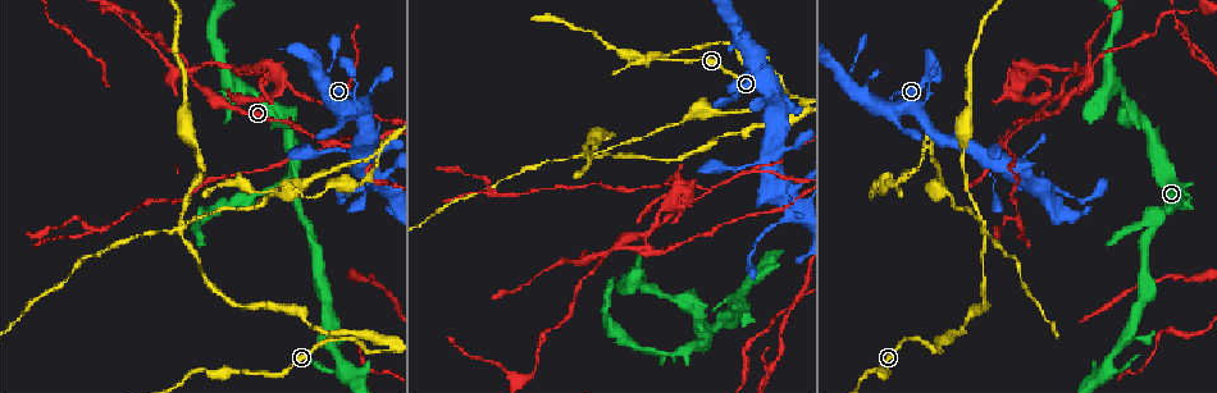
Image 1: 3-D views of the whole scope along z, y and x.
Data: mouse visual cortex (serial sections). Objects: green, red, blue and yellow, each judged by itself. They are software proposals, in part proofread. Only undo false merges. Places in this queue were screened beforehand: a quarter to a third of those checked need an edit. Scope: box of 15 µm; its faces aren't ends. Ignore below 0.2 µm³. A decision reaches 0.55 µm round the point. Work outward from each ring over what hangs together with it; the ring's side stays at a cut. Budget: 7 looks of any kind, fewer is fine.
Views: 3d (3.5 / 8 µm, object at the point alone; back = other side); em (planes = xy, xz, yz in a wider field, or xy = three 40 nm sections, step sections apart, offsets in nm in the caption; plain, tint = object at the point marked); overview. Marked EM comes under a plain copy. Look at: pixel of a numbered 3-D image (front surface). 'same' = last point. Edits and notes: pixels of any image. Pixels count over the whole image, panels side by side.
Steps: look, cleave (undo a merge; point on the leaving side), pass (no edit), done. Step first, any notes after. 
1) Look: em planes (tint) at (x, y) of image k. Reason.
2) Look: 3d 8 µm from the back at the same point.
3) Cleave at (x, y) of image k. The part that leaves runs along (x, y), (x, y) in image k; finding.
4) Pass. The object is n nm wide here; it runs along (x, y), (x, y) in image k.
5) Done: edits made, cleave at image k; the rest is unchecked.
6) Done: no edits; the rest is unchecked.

Look: 3d 8 µm at (675, 353) of image 1.

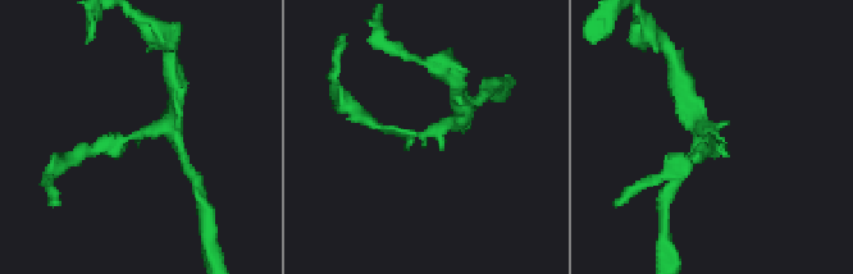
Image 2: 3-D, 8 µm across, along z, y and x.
Look: 3d 3.5 µm from the back at (139, 135) of image 2. Zoom in.

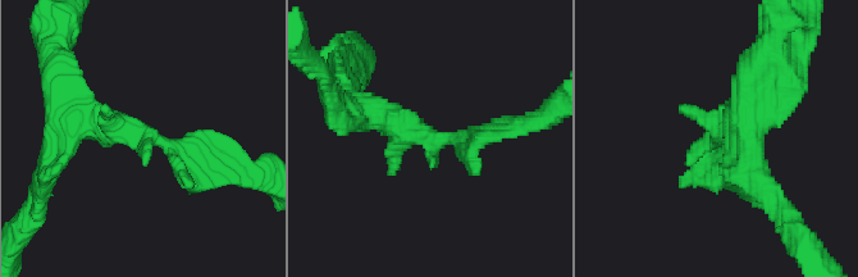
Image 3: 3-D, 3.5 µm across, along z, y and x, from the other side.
Look: em planes (tint) at (424, 132) of image 3.

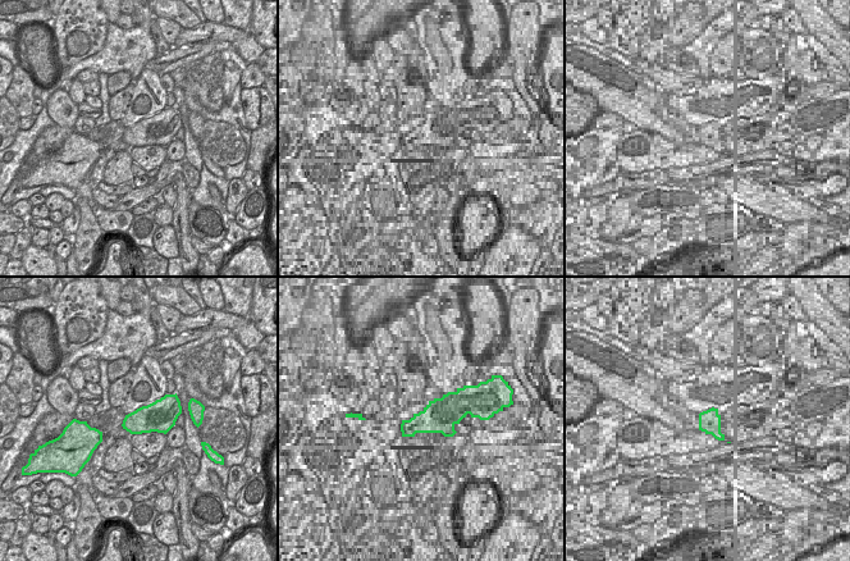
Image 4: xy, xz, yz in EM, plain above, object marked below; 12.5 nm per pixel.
Pass. It runs along (59, 128), (106, 125), (213, 157) in image 3; one cell here.

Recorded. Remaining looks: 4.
Look: 3d 3.5 µm at (942, 351) of image 1. Three arms meet.

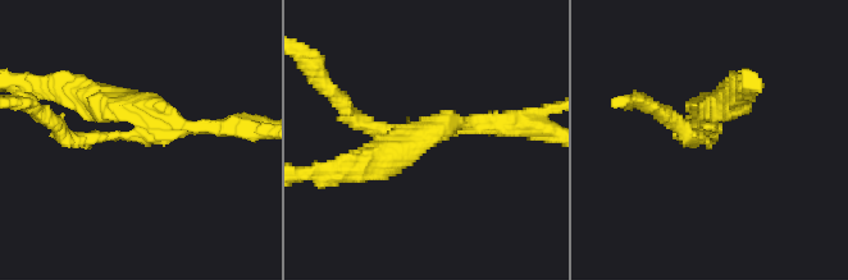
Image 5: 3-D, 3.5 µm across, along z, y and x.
Look: em xy step 1 (tint) at (123, 133) of image 5. 3 arms meet here; the arms are 200, 200, 400 nm wide; now the EM.

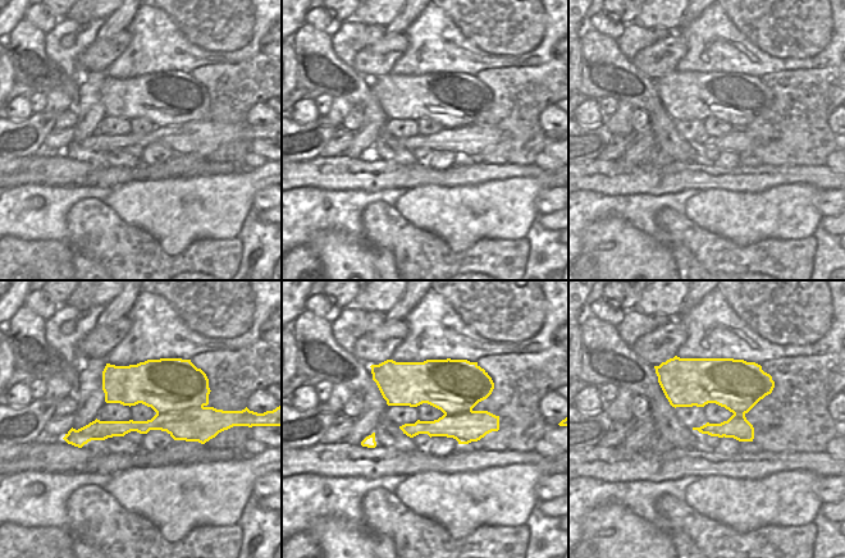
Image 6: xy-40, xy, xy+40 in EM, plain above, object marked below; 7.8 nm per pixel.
Cleave at (409, 147) of image 5. The part that leaves runs along (425, 132), (359, 165), (323, 171) in image 5; a second cell is stuck on.

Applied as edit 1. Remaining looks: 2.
Done: edits made, cleave at image 5; the rest is unchecked.

